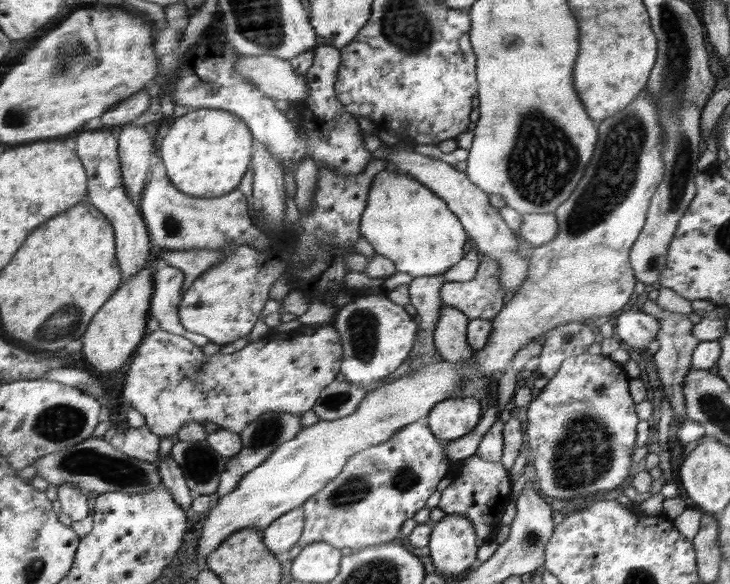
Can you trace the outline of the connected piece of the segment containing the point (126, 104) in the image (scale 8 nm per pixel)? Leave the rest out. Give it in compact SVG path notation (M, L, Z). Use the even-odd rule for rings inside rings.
M146 87L142 91L138 91L135 95L129 96L122 103L116 104L111 111L105 112L101 116L104 128L116 125L124 125L132 122L134 118L138 118L148 108L154 108L153 102Z

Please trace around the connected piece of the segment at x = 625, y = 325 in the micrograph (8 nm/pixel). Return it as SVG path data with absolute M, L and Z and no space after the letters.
M630 310L620 313L616 322L616 334L620 336L622 342L628 344L633 349L633 355L638 358L644 356L647 346L656 340L660 326L659 320L643 310Z

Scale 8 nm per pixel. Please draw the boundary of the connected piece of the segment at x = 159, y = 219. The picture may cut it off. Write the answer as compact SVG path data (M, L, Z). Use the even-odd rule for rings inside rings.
M167 176L152 177L139 203L143 219L150 230L150 239L160 248L169 251L220 249L232 243L250 245L260 252L272 248L275 239L258 226L252 226L248 202L239 188L227 195L205 199L193 197L174 186Z

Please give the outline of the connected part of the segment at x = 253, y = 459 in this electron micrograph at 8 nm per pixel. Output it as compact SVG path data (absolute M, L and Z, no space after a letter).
M265 412L248 424L248 427L239 434L243 447L240 452L227 459L225 471L221 474L217 496L222 499L226 494L230 495L232 490L237 487L240 479L253 468L256 468L261 462L264 462L277 446L292 440L302 428L302 412L298 414L291 412Z

